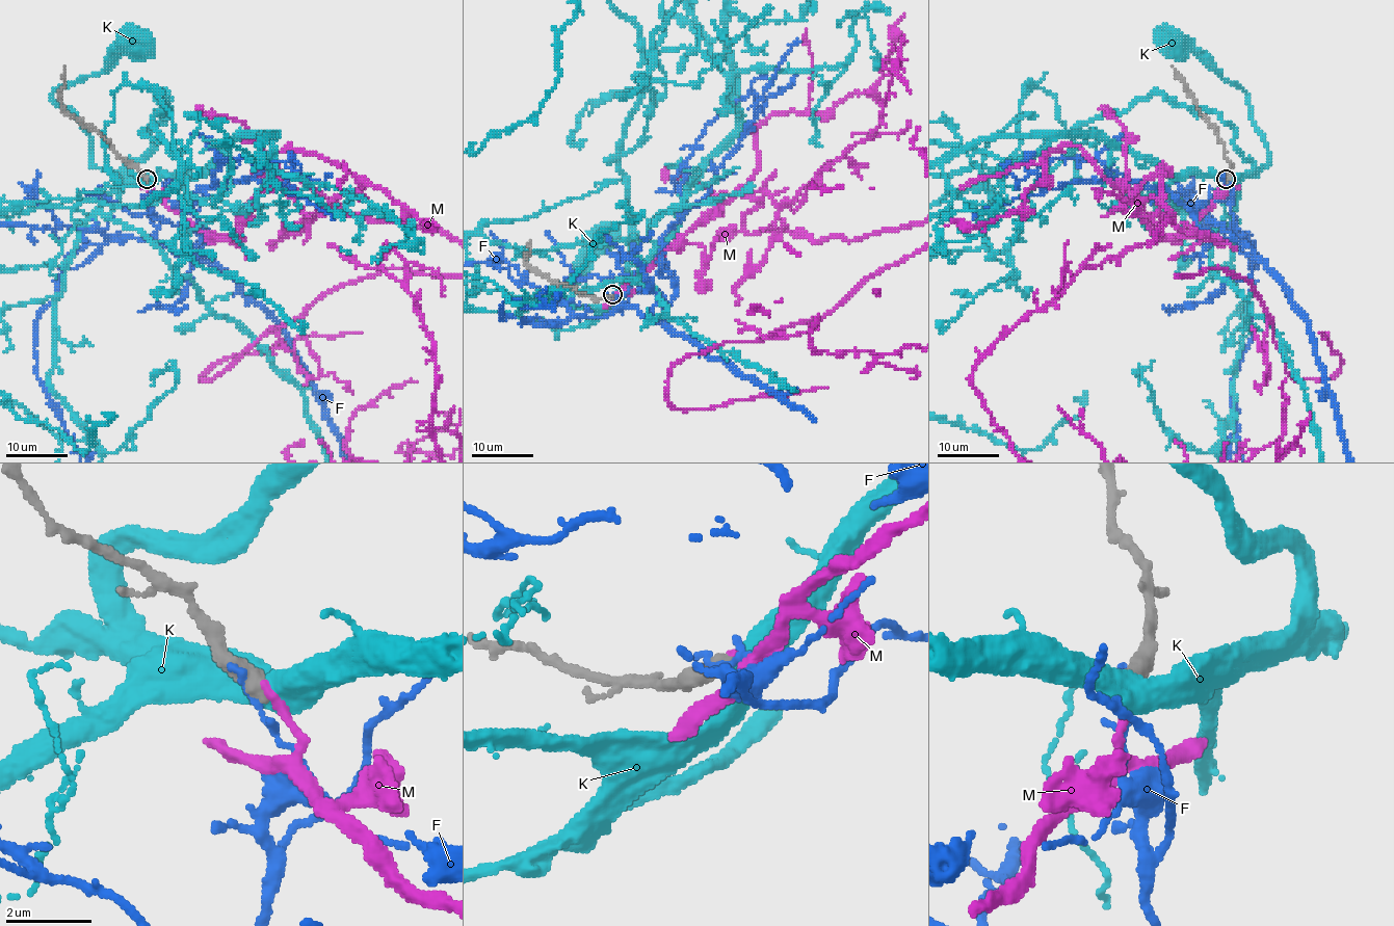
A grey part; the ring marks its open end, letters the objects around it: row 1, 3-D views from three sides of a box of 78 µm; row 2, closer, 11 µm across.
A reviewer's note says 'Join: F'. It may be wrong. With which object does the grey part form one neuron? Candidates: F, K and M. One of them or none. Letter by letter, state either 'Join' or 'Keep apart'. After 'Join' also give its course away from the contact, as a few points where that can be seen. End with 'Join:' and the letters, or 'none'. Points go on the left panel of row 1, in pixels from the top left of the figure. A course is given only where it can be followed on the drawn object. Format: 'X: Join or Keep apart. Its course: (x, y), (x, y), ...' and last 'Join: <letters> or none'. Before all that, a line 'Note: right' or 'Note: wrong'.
Note: wrong
F: Keep apart
K: Keep apart
M: Keep apart
Join: none

